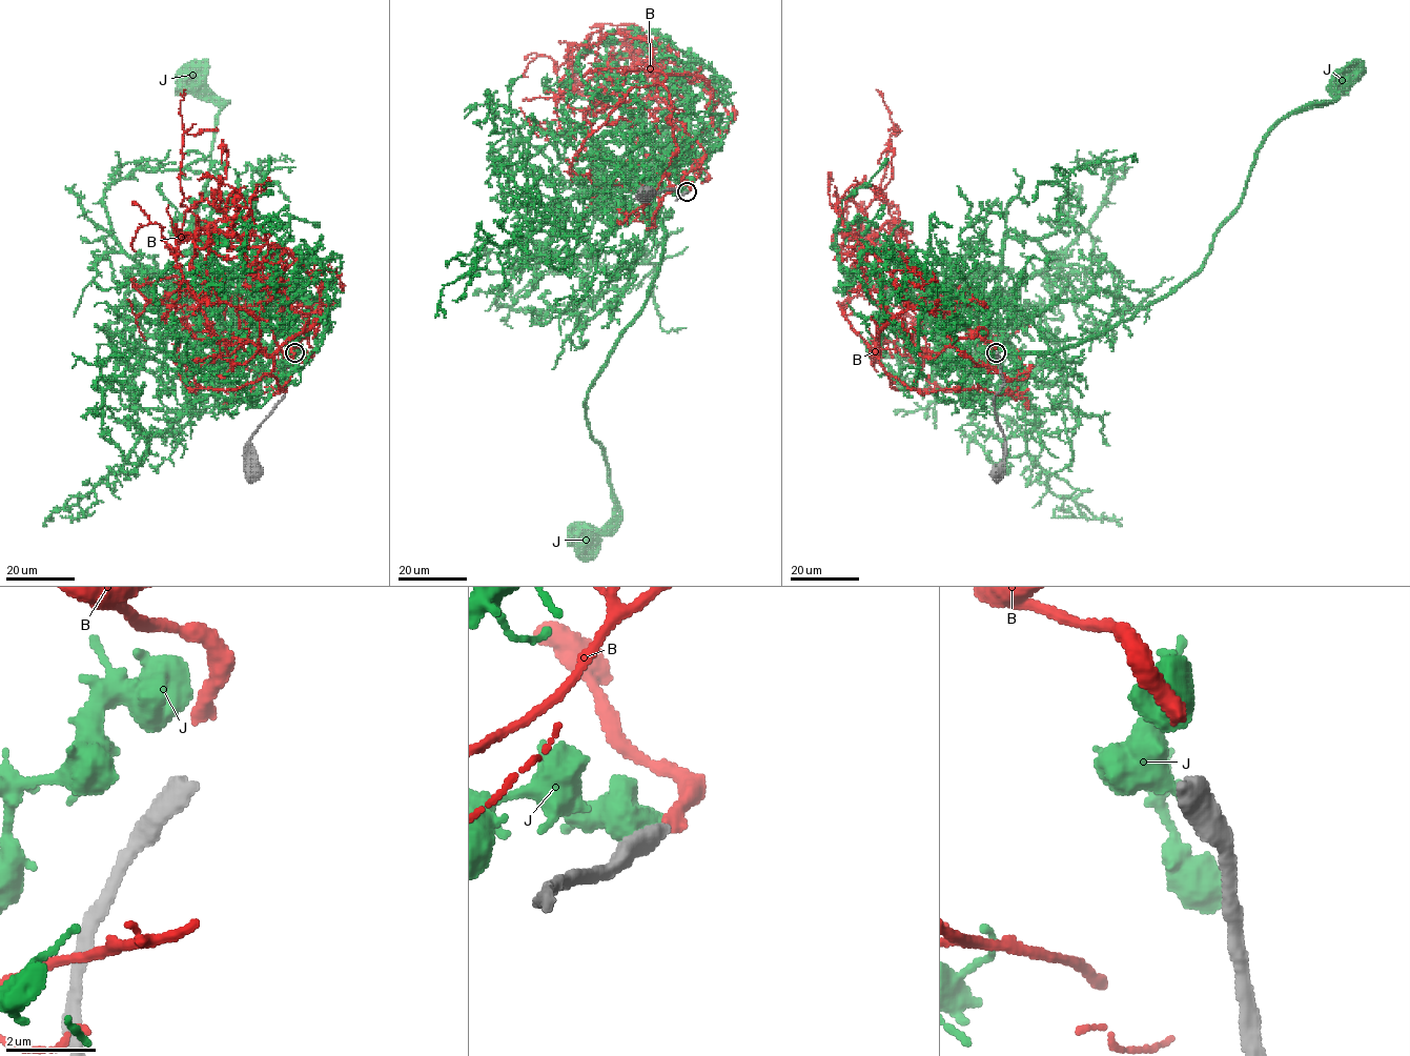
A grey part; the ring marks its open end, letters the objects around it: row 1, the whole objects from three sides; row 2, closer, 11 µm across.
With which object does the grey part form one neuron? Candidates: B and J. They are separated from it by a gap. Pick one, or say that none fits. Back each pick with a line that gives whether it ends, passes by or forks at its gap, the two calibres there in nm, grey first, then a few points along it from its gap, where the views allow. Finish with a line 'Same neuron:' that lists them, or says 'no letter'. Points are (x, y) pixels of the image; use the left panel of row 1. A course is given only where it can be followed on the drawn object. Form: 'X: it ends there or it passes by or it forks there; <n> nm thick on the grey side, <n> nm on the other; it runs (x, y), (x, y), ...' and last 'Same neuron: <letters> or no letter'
B: it ends there; 480 nm thick on the grey side, 360 nm on the other; it runs (295, 349), (281, 318), (319, 309), (311, 276), (181, 203), (185, 89)
Same neuron: B

